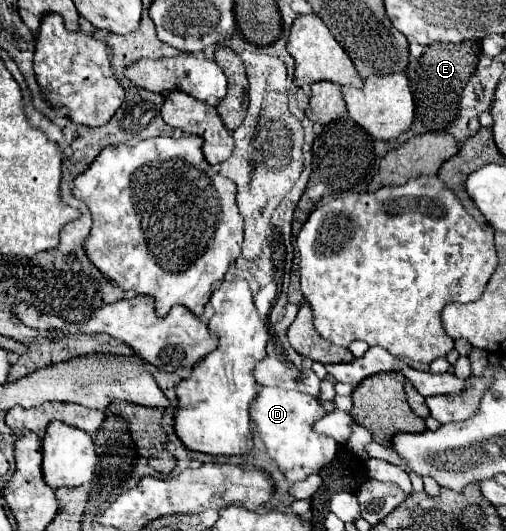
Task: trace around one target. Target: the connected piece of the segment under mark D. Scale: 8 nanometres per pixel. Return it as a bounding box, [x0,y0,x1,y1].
[251,388,339,482]

